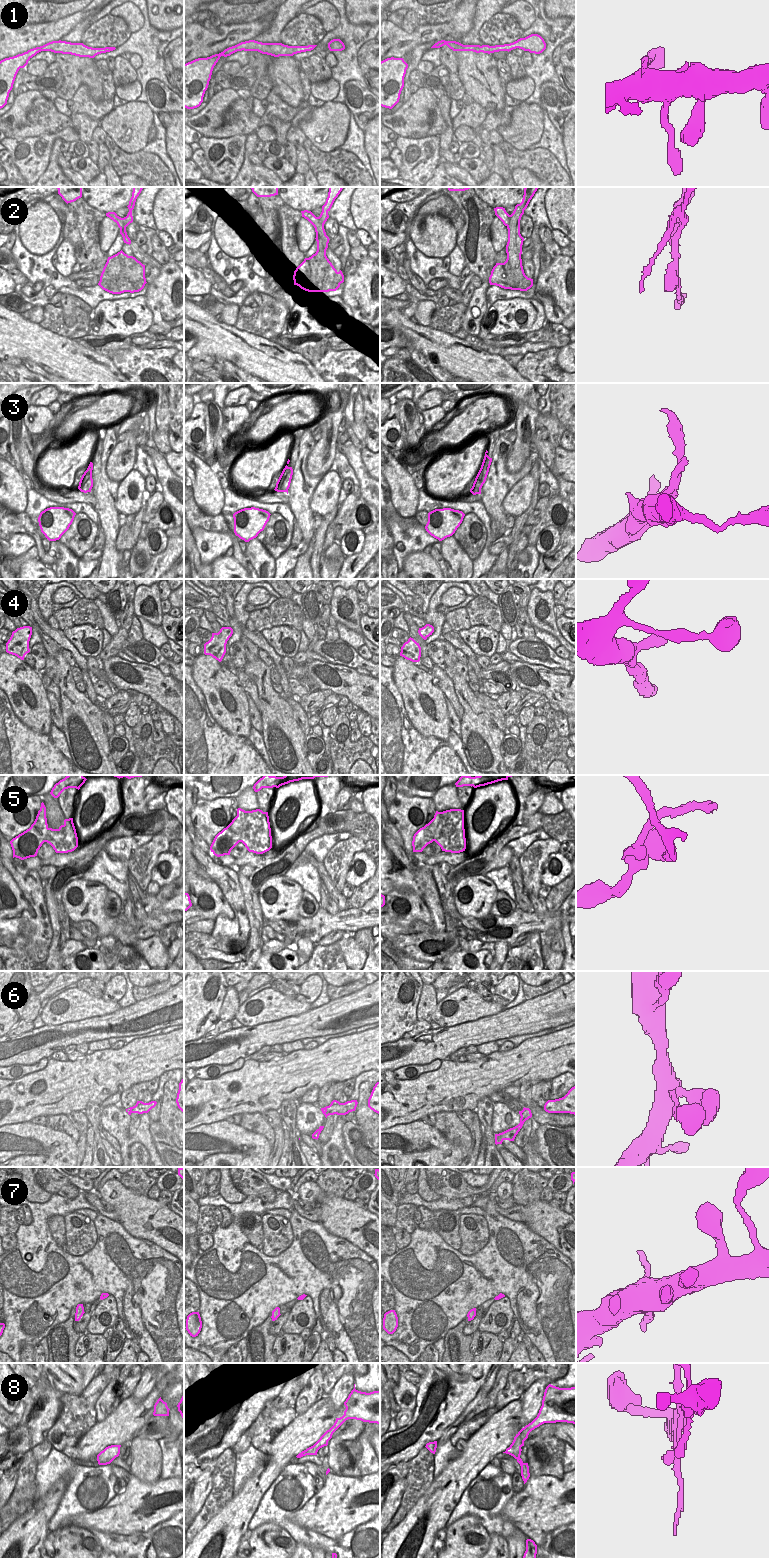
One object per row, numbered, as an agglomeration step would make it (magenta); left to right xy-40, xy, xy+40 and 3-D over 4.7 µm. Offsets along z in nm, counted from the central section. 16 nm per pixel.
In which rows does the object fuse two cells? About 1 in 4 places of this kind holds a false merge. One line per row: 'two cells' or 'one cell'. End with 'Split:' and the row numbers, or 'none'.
1: one cell
2: two cells
3: one cell
4: one cell
5: two cells
6: one cell
7: one cell
8: two cells
Split: 2, 5, 8

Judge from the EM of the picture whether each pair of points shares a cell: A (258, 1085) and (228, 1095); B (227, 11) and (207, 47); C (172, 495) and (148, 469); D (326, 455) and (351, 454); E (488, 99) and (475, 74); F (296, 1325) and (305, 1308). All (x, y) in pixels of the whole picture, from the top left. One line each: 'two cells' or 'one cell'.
A: one cell
B: two cells
C: two cells
D: two cells
E: one cell
F: one cell

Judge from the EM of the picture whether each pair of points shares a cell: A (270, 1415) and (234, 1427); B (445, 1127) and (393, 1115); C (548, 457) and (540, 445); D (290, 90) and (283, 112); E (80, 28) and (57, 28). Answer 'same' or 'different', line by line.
A: different
B: different
C: same
D: different
E: different

